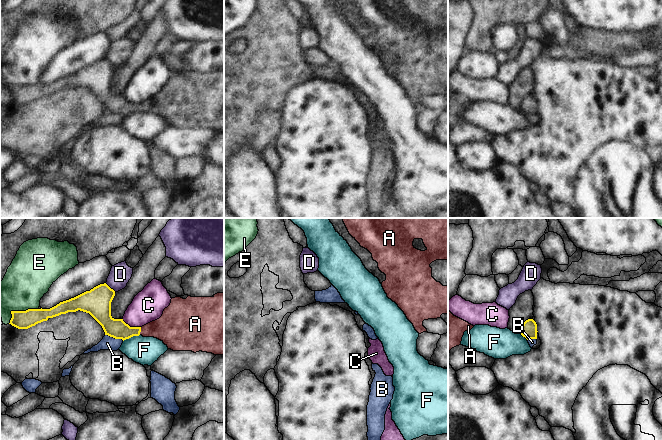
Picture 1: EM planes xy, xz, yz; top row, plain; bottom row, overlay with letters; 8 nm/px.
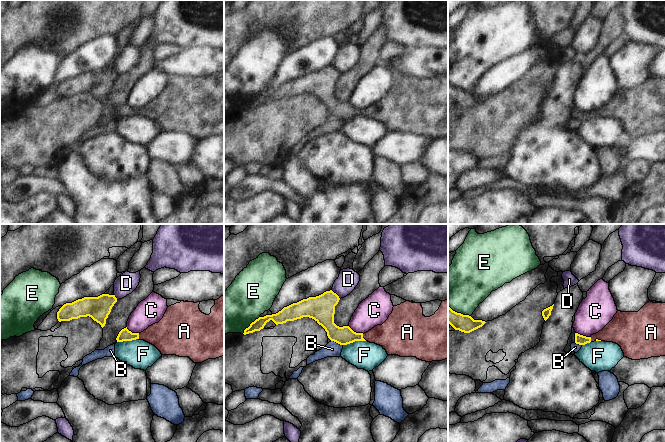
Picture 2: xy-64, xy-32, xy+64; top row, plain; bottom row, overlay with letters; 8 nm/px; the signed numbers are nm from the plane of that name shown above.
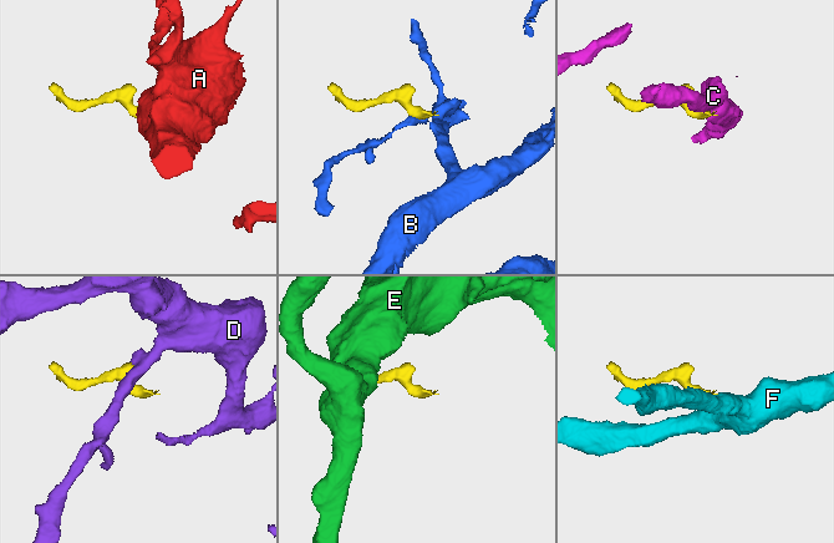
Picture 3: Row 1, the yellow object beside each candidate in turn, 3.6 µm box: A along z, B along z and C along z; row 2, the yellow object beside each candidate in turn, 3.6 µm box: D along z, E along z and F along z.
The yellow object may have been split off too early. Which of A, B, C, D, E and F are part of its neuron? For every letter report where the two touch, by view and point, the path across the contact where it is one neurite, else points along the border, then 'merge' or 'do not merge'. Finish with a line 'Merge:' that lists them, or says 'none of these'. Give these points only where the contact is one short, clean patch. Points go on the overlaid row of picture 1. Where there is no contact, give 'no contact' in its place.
A: xy (140, 331) | across xy (117, 328), (123, 331), (140, 331), (171, 328) | merge
B: xy (114, 337) | along xy (105, 334), (123, 340) | do not merge
C: xy (131, 327) | along xy (122, 318), (130, 326), (140, 327) | do not merge
D: xy (109, 287) | along xy (105, 283), (115, 291) | do not merge
E: xy (18, 311) | do not merge
F: xy (131, 336) | along xy (139, 334), (126, 338), (123, 341) | do not merge
Merge: A

